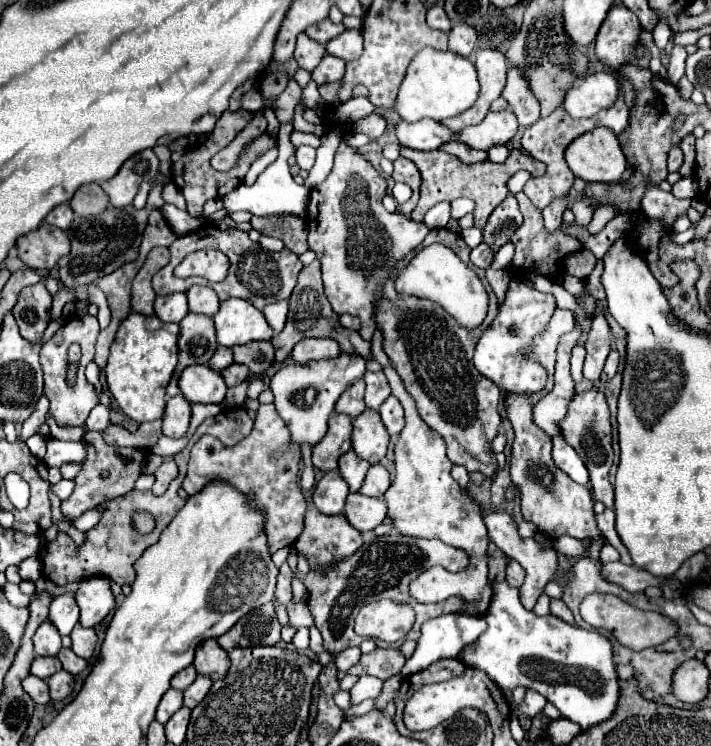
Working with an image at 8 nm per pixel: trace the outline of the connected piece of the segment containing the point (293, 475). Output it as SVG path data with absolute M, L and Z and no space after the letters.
M260 404L256 412L254 430L248 438L238 442L236 448L226 448L214 436L202 436L190 452L188 474L184 478L184 490L194 496L210 482L230 482L238 492L252 496L252 508L264 512L264 532L268 538L268 550L274 554L280 548L292 546L304 526L304 512L308 508L306 498L298 486L298 462L300 450L290 438L290 430L276 414L274 404Z

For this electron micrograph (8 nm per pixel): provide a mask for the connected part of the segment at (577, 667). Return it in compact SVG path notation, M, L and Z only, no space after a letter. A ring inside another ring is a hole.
M504 582L494 584L494 596L490 602L490 608L486 610L488 616L488 630L476 640L476 650L466 652L464 650L464 664L474 666L478 670L484 670L492 682L496 682L502 690L516 690L518 686L526 690L536 690L538 694L544 694L548 702L552 702L564 718L576 722L586 730L588 726L594 726L596 722L602 722L612 714L616 708L616 696L618 696L618 678L612 662L612 644L608 638L604 638L598 632L582 630L572 624L564 624L560 618L548 614L548 616L536 616L534 612L528 612L520 600L518 590L510 588Z

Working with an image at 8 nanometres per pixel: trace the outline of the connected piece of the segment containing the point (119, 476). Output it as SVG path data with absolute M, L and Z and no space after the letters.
M88 432L88 434L84 434L82 442L86 446L86 460L82 462L82 470L74 478L74 482L76 482L74 492L70 494L70 498L66 498L62 502L62 512L68 518L76 518L82 512L92 510L94 506L98 506L100 502L104 502L108 498L124 496L126 492L130 492L134 488L138 476L142 474L142 460L146 462L146 456L148 456L146 448L136 448L134 456L124 456L118 446L108 444L104 440L104 432Z

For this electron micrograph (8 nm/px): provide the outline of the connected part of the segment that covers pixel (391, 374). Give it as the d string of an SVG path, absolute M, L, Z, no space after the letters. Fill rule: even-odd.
M386 366L384 374L390 382L392 394L400 400L406 412L406 426L400 432L400 438L394 446L396 474L390 488L382 496L382 500L388 506L388 518L392 518L392 528L406 536L438 538L448 546L454 546L468 554L468 566L460 572L452 574L442 566L432 566L424 570L416 580L410 582L410 594L418 602L440 602L458 596L466 602L458 612L474 616L480 612L478 606L488 588L488 540L486 540L486 528L482 526L480 510L474 502L470 502L464 494L460 494L458 482L450 476L454 464L446 456L444 438L440 438L440 434L436 434L420 418L416 402L406 392L396 368Z

